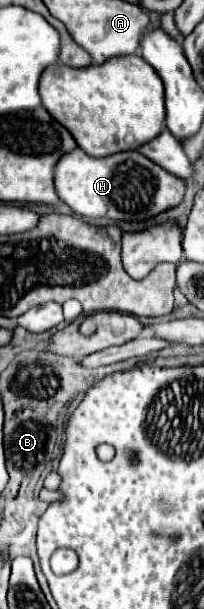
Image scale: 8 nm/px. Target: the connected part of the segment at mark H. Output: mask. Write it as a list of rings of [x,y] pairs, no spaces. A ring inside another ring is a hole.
[[[79,147],[59,159],[55,167],[55,189],[73,213],[81,217],[107,217],[111,221],[147,221],[171,207],[177,207],[185,197],[185,181],[171,175],[139,151],[115,153],[109,157],[91,157]]]

